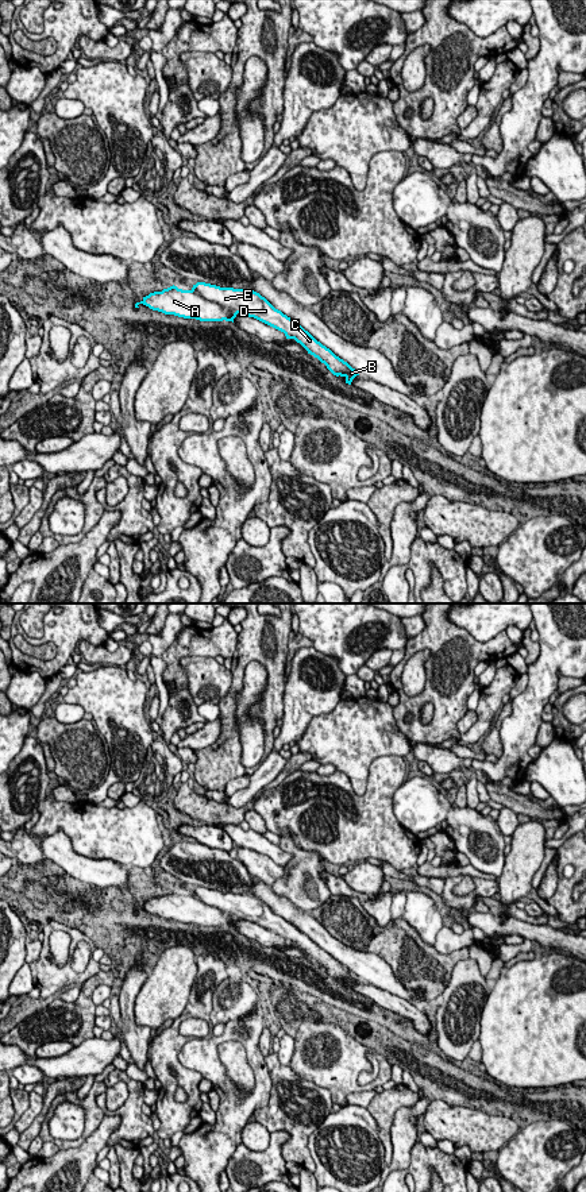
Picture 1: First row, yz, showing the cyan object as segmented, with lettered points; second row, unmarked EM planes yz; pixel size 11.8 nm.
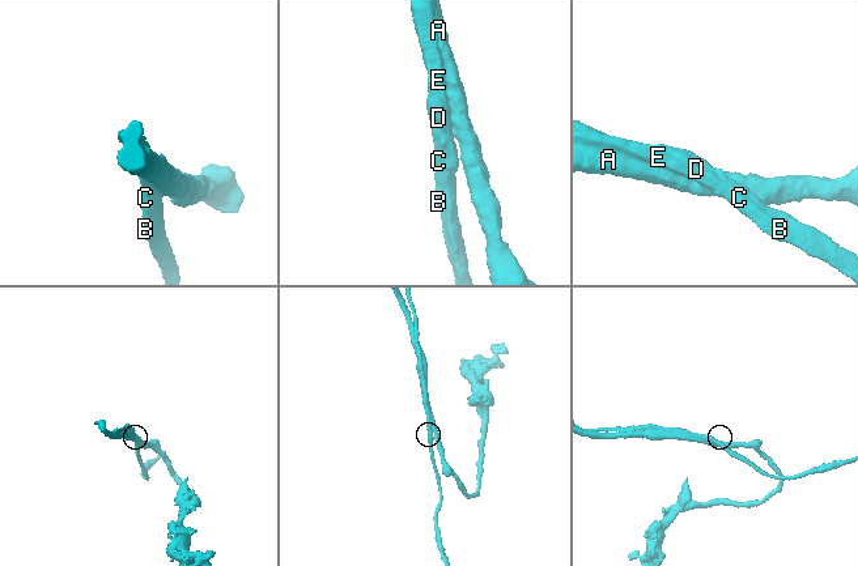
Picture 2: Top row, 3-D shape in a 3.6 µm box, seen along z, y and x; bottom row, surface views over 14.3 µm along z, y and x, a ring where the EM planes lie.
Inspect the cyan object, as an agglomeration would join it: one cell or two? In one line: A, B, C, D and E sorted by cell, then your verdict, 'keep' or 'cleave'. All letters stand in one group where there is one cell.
groups A B C D E; keep

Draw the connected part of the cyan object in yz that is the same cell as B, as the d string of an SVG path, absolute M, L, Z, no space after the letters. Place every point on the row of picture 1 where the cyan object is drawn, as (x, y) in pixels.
M197 282L190 290L182 290L177 286L170 286L162 292L154 292L143 297L138 305L143 304L153 310L162 312L165 315L174 315L184 319L196 319L200 321L232 321L236 315L243 315L254 317L281 332L285 333L286 339L294 339L300 343L308 354L317 358L327 369L336 377L344 377L346 383L351 385L352 379L359 375L355 369L352 369L347 362L336 356L329 348L317 342L308 331L298 325L294 320L284 315L281 310L275 309L265 297L254 290L247 289L234 289L234 288L220 288L216 285Z

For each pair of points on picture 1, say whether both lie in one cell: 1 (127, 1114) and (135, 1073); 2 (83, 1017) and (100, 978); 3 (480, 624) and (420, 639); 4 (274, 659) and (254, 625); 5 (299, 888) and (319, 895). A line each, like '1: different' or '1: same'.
1: different
2: same
3: different
4: same
5: same

